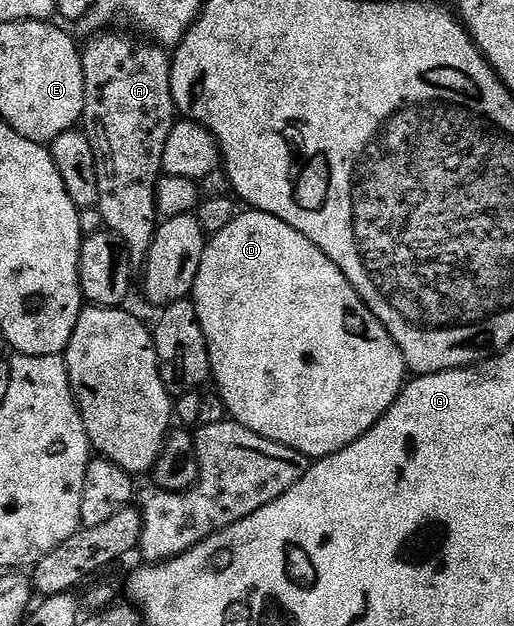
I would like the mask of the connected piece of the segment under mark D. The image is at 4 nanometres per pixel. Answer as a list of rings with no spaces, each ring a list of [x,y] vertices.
[[[259,211],[237,212],[230,227],[225,227],[223,231],[211,234],[207,238],[190,300],[196,306],[198,323],[208,344],[208,362],[212,368],[210,377],[213,382],[216,380],[216,389],[220,392],[225,407],[228,408],[227,416],[274,443],[298,451],[304,457],[309,459],[329,457],[331,453],[337,453],[347,445],[352,445],[366,431],[376,426],[377,421],[384,416],[386,410],[395,403],[398,395],[404,390],[406,384],[404,350],[396,346],[396,340],[389,335],[382,322],[368,310],[364,300],[357,295],[356,289],[346,279],[346,275],[342,275],[336,264],[318,246],[310,243],[306,235],[294,231],[294,227],[282,223],[282,219],[274,215]]]

